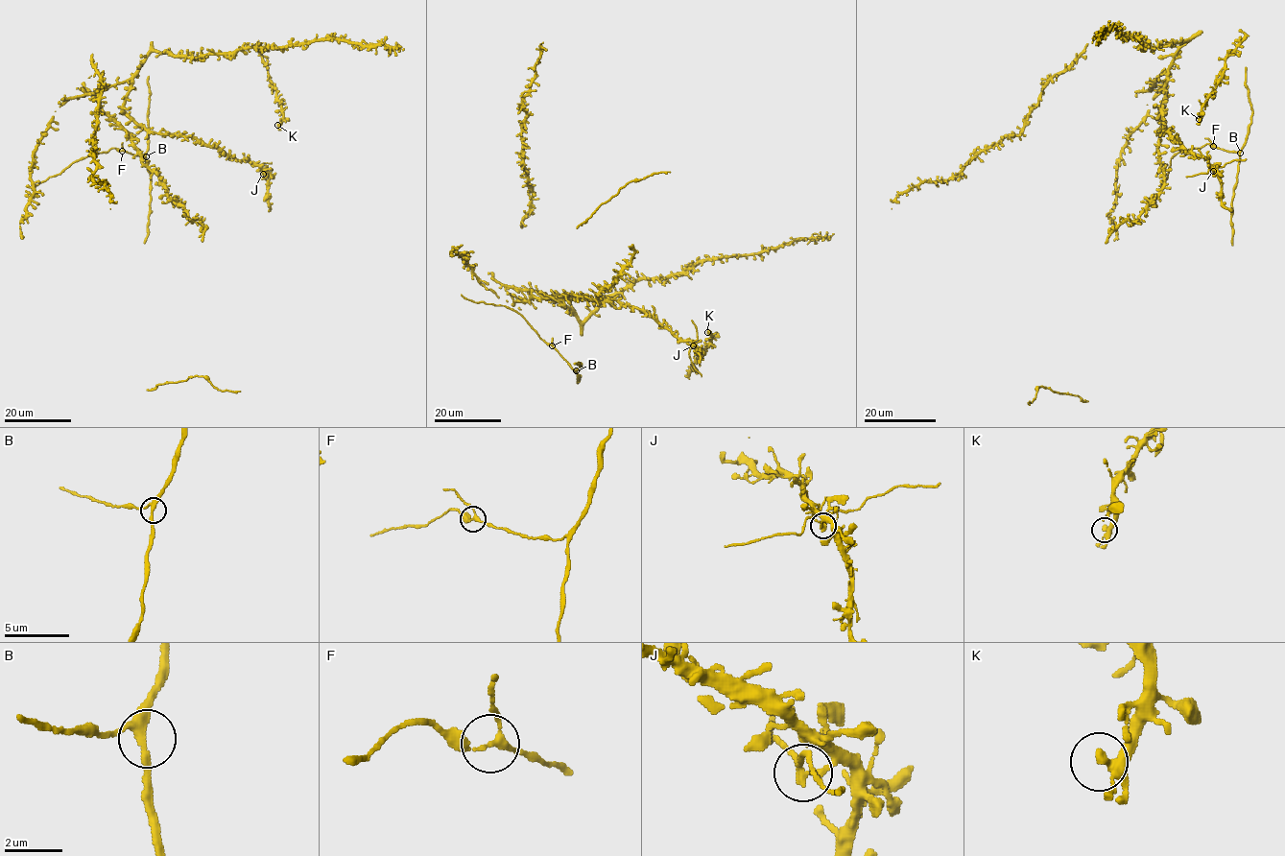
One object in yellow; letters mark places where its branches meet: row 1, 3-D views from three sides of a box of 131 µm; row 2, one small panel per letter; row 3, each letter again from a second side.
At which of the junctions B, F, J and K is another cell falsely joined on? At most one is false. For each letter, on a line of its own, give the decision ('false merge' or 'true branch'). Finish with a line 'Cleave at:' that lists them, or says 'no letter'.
B: true branch
F: true branch
J: false merge
K: true branch
Cleave at: J

